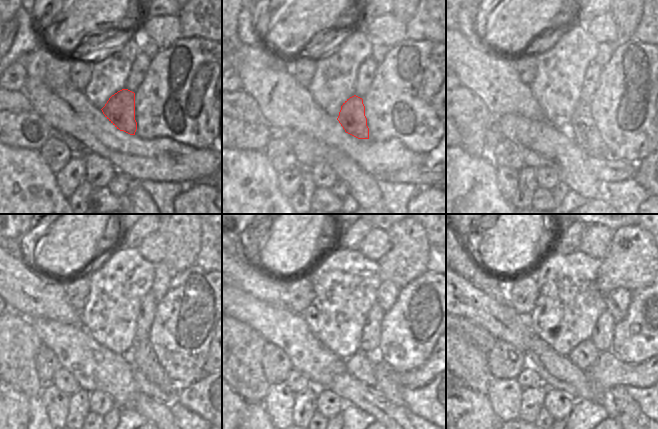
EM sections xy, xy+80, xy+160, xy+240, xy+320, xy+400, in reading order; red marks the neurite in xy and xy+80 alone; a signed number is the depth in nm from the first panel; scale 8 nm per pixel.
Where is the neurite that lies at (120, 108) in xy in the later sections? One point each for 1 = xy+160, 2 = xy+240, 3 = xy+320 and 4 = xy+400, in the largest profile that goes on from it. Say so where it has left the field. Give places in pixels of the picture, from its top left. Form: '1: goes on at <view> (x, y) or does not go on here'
1: goes on at xy+160 (582, 128)
2: goes on at xy+240 (142, 355)
3: goes on at xy+320 (390, 389)
4: goes on at xy+400 (624, 403)

